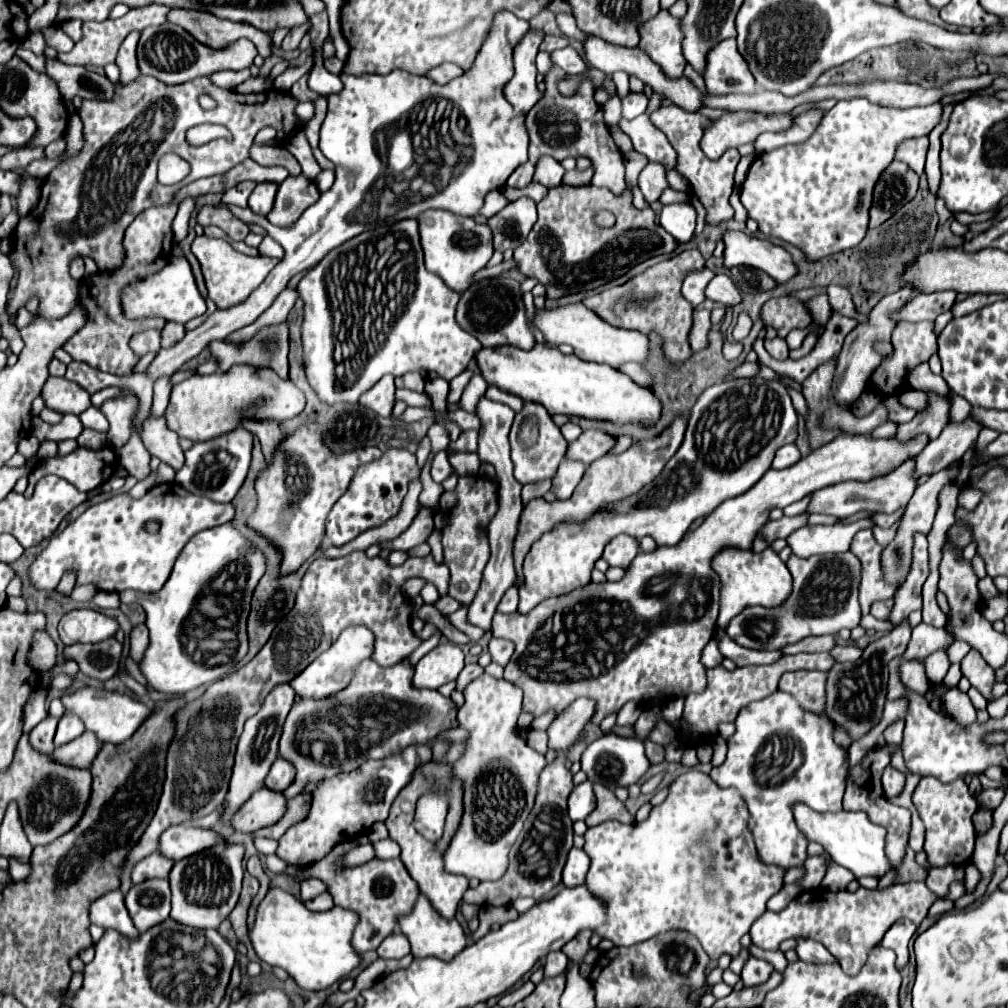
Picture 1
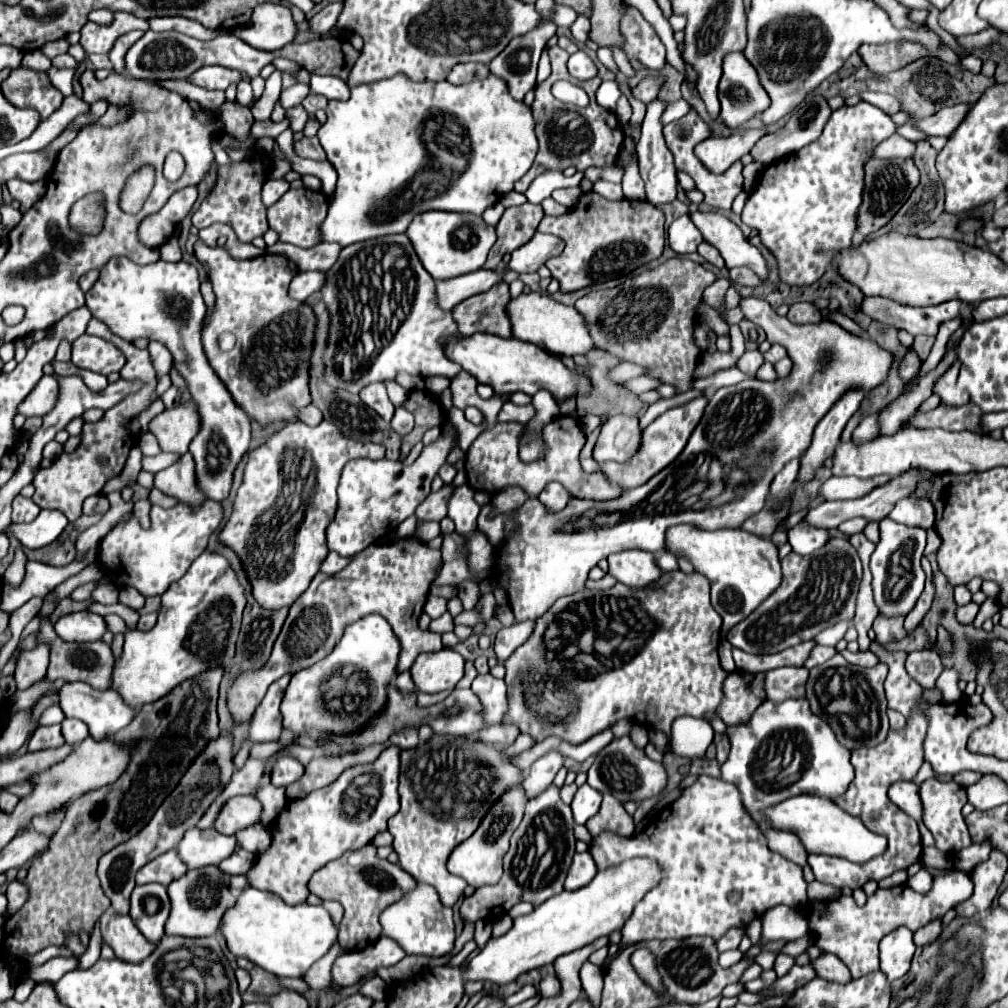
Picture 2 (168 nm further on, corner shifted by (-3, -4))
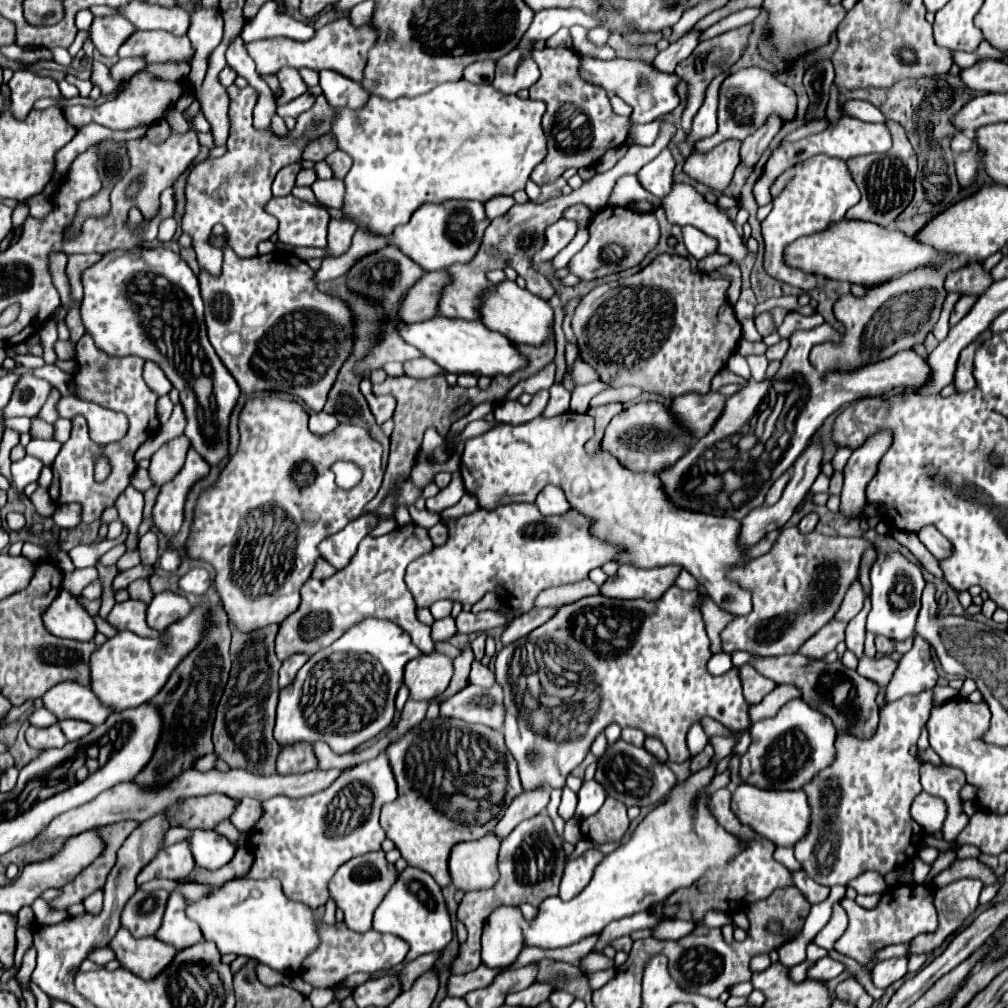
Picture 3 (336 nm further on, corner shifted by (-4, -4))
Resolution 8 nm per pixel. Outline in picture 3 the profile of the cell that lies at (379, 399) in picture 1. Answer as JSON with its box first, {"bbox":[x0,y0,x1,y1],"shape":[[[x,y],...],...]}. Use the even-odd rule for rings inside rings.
{"bbox":[360,378,396,424],"shape":[[[368,378],[362,380],[360,390],[362,390],[362,394],[364,394],[364,398],[366,398],[366,402],[368,402],[368,406],[370,406],[378,424],[384,424],[386,420],[392,418],[394,408],[396,408],[396,398],[394,396],[388,396],[388,394],[386,396],[376,396],[372,392],[372,384],[370,384]]]}

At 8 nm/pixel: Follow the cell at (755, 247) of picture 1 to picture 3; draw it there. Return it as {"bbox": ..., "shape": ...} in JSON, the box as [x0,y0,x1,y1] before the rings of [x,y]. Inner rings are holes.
{"bbox":[660,182,748,262],"shape":[[[674,182],[672,192],[666,198],[662,198],[660,206],[664,208],[666,218],[668,218],[670,224],[676,224],[676,226],[694,226],[694,228],[702,230],[704,234],[716,238],[720,254],[730,256],[734,262],[738,262],[738,260],[742,260],[746,256],[748,250],[742,246],[742,236],[736,232],[734,224],[728,220],[728,216],[722,210],[718,210],[714,204],[706,202],[704,196],[700,192],[696,192],[694,186],[684,184],[684,182]]]}

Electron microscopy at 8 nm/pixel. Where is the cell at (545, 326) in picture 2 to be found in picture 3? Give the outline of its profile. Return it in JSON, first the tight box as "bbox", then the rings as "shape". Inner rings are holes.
{"bbox":[478,280,554,346],"shape":[[[504,280],[496,284],[496,290],[486,292],[478,312],[480,312],[480,322],[486,328],[508,336],[508,340],[512,342],[524,342],[532,346],[538,346],[548,340],[552,320],[554,320],[554,312],[544,298],[534,296],[532,292],[528,292],[526,288],[520,288],[516,282],[510,282],[510,280]]]}

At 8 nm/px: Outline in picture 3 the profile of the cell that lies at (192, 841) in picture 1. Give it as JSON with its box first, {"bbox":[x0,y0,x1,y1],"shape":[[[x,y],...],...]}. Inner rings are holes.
{"bbox":[190,830,238,870],"shape":[[[196,830],[190,836],[190,848],[196,860],[196,866],[208,868],[208,870],[218,870],[224,864],[228,864],[238,846],[232,844],[228,838],[216,834],[214,830]]]}

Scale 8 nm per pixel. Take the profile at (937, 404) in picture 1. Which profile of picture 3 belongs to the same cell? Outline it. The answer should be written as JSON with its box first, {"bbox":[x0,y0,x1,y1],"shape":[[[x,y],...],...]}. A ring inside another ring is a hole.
{"bbox":[954,328,992,392],"shape":[[[990,328],[984,330],[972,344],[968,344],[960,352],[960,360],[958,360],[958,368],[956,368],[956,376],[954,376],[954,384],[956,384],[958,392],[966,392],[966,390],[972,390],[976,386],[976,380],[972,376],[972,362],[974,362],[976,348],[980,348],[980,344],[984,344],[984,340],[988,340],[988,336],[992,336]]]}

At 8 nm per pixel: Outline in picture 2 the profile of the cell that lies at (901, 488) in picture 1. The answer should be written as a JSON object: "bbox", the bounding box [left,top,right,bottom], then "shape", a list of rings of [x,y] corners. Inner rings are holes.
{"bbox":[889,498,935,530],"shape":[[[903,498],[895,504],[893,512],[889,514],[891,520],[907,526],[921,526],[929,530],[935,524],[935,510],[931,502],[921,502],[915,498]]]}

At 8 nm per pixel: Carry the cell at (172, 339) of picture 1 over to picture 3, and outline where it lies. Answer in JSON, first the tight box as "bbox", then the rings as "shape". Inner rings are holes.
{"bbox":[144,362,172,396],"shape":[[[146,362],[144,364],[144,382],[148,384],[148,388],[152,392],[156,392],[158,396],[166,396],[172,390],[170,380],[164,376],[164,372],[154,364],[154,362]]]}

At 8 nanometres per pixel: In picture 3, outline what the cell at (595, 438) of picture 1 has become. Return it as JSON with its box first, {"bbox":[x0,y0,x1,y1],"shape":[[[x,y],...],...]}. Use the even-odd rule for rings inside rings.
{"bbox":[602,400,698,474],"shape":[[[650,400],[634,404],[616,414],[606,428],[606,434],[602,438],[602,448],[610,450],[626,468],[634,472],[658,474],[666,468],[672,468],[672,464],[676,464],[676,460],[688,454],[688,450],[696,442],[698,438],[676,422],[666,404]]]}

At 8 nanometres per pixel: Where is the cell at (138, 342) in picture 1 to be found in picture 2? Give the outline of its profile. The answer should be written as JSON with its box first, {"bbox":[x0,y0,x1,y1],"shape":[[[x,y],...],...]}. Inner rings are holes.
{"bbox":[33,318,155,520],"shape":[[[93,318],[87,326],[87,334],[93,334],[93,336],[103,336],[107,340],[111,340],[115,346],[119,346],[119,350],[123,350],[127,362],[121,370],[121,378],[127,378],[127,380],[133,380],[133,378],[141,378],[145,380],[145,388],[137,394],[131,394],[127,396],[125,400],[121,400],[119,404],[115,404],[115,408],[109,408],[105,412],[105,416],[91,424],[87,422],[83,426],[83,440],[79,444],[79,448],[71,454],[63,452],[51,468],[41,468],[33,480],[33,486],[35,486],[35,494],[33,494],[33,502],[39,506],[39,508],[55,508],[55,510],[61,510],[69,520],[77,520],[81,516],[81,504],[87,496],[93,496],[93,494],[99,494],[105,486],[105,482],[113,476],[119,476],[119,472],[123,470],[125,466],[125,460],[127,460],[127,454],[131,450],[131,446],[135,444],[135,438],[125,430],[125,424],[135,416],[139,414],[143,408],[149,406],[149,400],[151,396],[155,394],[155,370],[151,368],[151,358],[149,358],[149,352],[147,350],[139,350],[135,348],[131,342],[119,338],[119,336],[113,336],[113,332],[107,328],[107,324],[103,324],[101,320]]]}

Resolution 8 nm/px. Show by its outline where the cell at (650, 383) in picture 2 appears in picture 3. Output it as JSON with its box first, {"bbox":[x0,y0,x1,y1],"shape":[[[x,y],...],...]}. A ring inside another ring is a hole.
{"bbox":[570,381,610,414],"shape":[[[601,381],[590,382],[584,386],[576,386],[572,390],[572,404],[570,404],[570,412],[578,412],[584,414],[588,410],[588,402],[602,390],[610,388],[607,384],[602,384]]]}

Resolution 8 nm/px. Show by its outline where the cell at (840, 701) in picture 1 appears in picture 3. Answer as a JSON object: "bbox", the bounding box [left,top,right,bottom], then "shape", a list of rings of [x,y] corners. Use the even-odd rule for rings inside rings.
{"bbox":[752,654,880,738],"shape":[[[788,654],[788,656],[752,656],[752,664],[762,676],[768,676],[770,680],[776,680],[776,684],[794,684],[802,690],[802,700],[810,704],[812,708],[826,714],[838,730],[844,730],[856,738],[872,738],[876,734],[878,726],[878,714],[880,708],[876,704],[878,684],[870,682],[868,678],[860,676],[856,670],[848,670],[842,666],[842,662],[820,662],[820,660],[808,660],[800,654]]]}

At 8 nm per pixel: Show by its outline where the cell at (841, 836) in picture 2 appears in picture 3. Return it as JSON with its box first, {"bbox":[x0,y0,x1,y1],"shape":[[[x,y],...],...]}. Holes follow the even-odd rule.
{"bbox":[732,784,810,848],"shape":[[[740,784],[732,792],[732,812],[742,820],[744,826],[750,826],[756,834],[772,840],[776,846],[792,848],[800,838],[806,836],[810,824],[810,808],[806,794],[800,790],[760,790],[750,784]]]}

